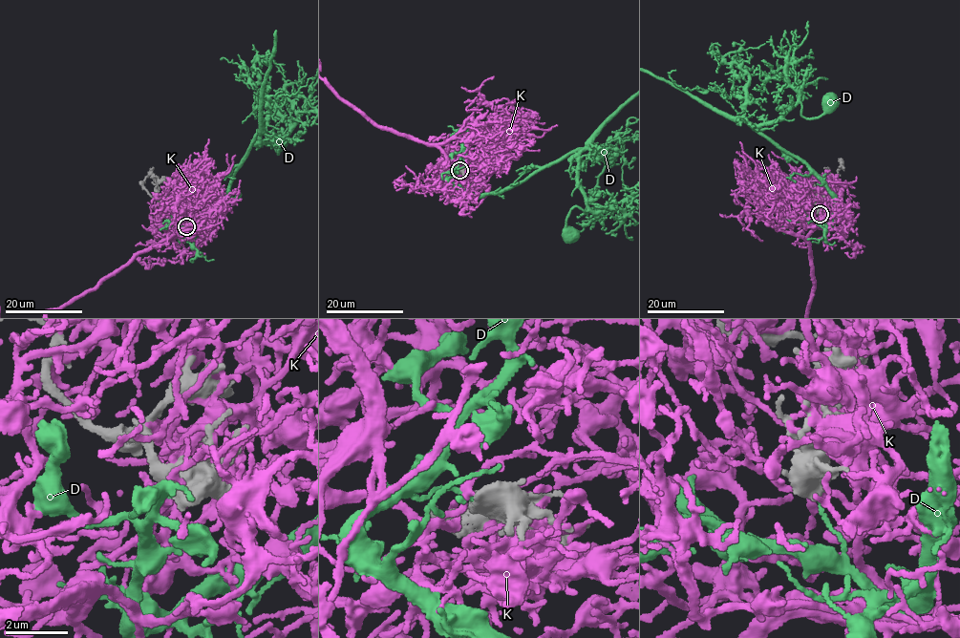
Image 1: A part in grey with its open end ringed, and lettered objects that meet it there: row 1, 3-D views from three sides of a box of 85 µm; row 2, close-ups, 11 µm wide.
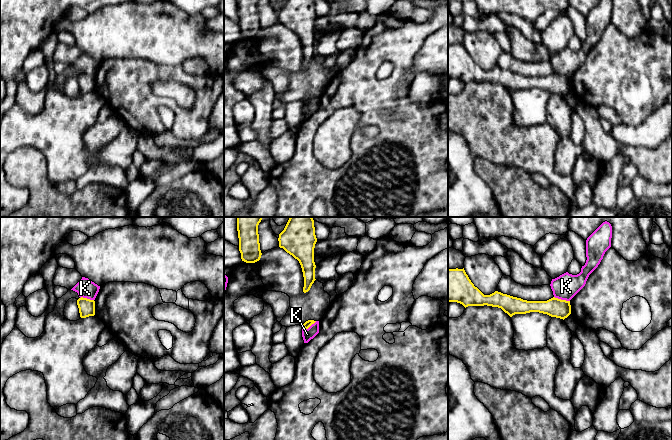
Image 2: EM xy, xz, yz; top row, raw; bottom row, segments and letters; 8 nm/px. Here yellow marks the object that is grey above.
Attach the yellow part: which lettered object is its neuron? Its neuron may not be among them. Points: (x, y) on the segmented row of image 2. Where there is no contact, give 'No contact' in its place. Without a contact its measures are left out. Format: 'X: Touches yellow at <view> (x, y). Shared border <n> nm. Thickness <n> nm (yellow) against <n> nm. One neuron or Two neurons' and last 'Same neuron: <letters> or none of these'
D: No contact. Two neurons
K: Touches yellow at yz (562, 300). Shared border 130 nm. Thickness 160 nm (yellow) against 200 nm. Two neurons
Same neuron: none of these

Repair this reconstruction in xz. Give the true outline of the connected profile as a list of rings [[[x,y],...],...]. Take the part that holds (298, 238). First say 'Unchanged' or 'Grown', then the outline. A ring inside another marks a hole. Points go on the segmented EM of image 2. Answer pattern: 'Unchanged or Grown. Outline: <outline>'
Unchanged. Outline: [[[290,217],[278,241],[280,248],[299,261],[304,277],[303,292],[308,292],[316,280],[314,248],[317,238],[313,218]]]

